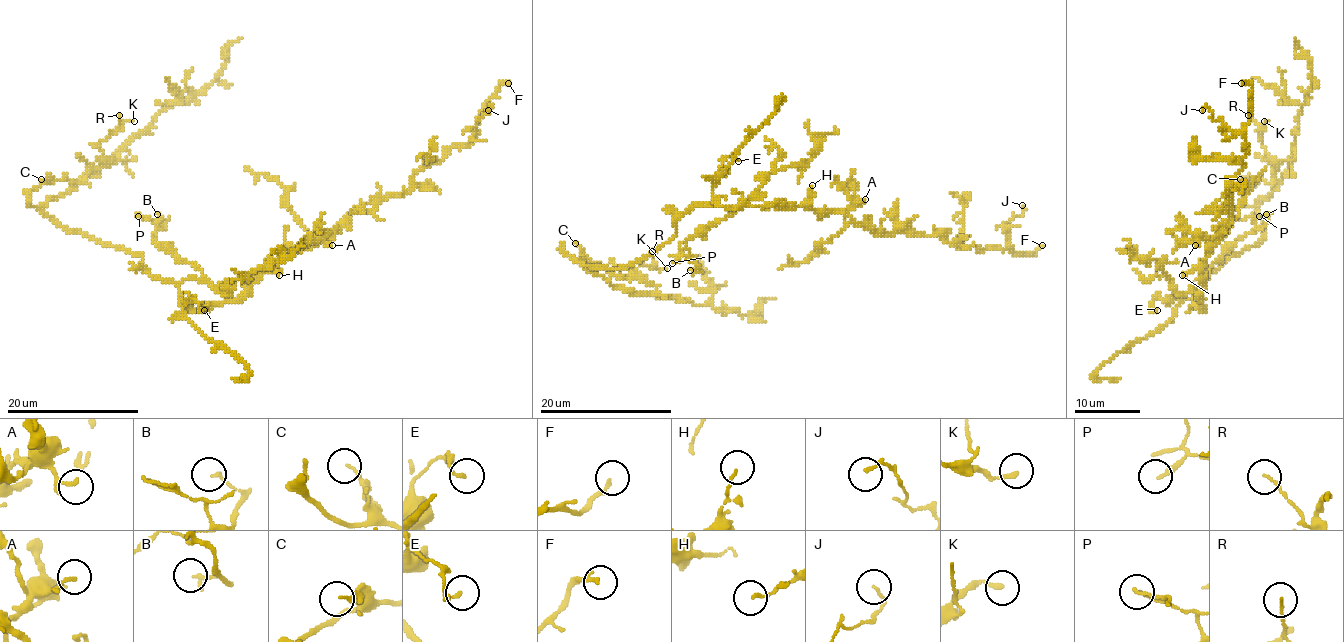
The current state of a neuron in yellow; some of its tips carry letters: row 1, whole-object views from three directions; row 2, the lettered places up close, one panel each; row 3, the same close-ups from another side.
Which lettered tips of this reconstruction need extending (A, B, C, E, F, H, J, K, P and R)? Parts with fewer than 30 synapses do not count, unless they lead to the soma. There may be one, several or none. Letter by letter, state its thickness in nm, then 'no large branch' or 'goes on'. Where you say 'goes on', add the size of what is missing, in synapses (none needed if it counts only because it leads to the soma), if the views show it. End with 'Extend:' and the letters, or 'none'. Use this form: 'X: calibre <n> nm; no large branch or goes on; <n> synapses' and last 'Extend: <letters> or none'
A: calibre 110 nm; no large branch
B: calibre 150 nm; no large branch
C: calibre 130 nm; no large branch
E: calibre 130 nm; no large branch
F: calibre 170 nm; no large branch
H: calibre 100 nm; no large branch
J: calibre 130 nm; no large branch
K: calibre 190 nm; no large branch
P: calibre 160 nm; no large branch
R: calibre 100 nm; no large branch
Extend: none

